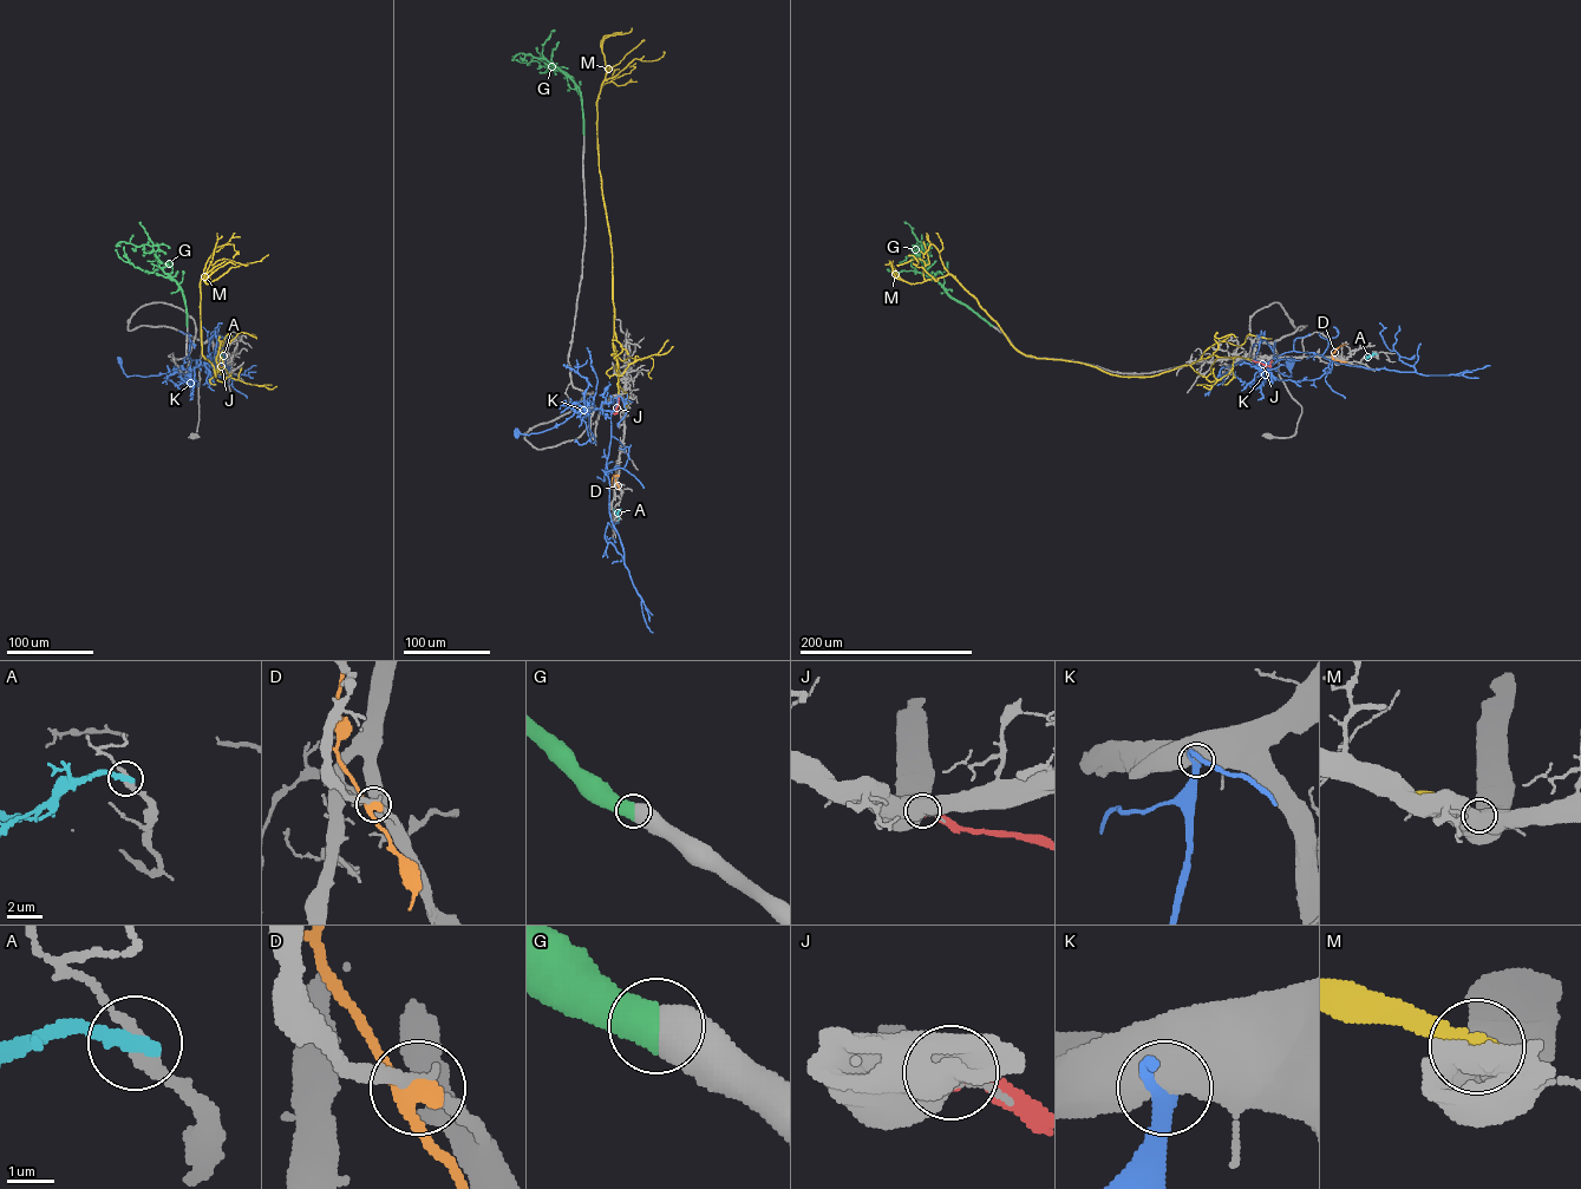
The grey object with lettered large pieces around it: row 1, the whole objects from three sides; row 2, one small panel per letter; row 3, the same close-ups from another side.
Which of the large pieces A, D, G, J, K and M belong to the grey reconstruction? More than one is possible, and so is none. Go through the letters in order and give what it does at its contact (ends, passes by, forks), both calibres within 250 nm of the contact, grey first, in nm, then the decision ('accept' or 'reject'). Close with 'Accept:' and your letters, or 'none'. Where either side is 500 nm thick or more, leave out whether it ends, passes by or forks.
A: it ends; calibres 320 and 400 nm; reject
D: it passes by; calibres 320 and 360 nm; reject
G: calibres 700 and 600 nm; accept
J: calibres 500 and 600 nm; reject
K: calibres 850 and 340 nm; reject
M: calibres 900 and 360 nm; reject
Accept: G

